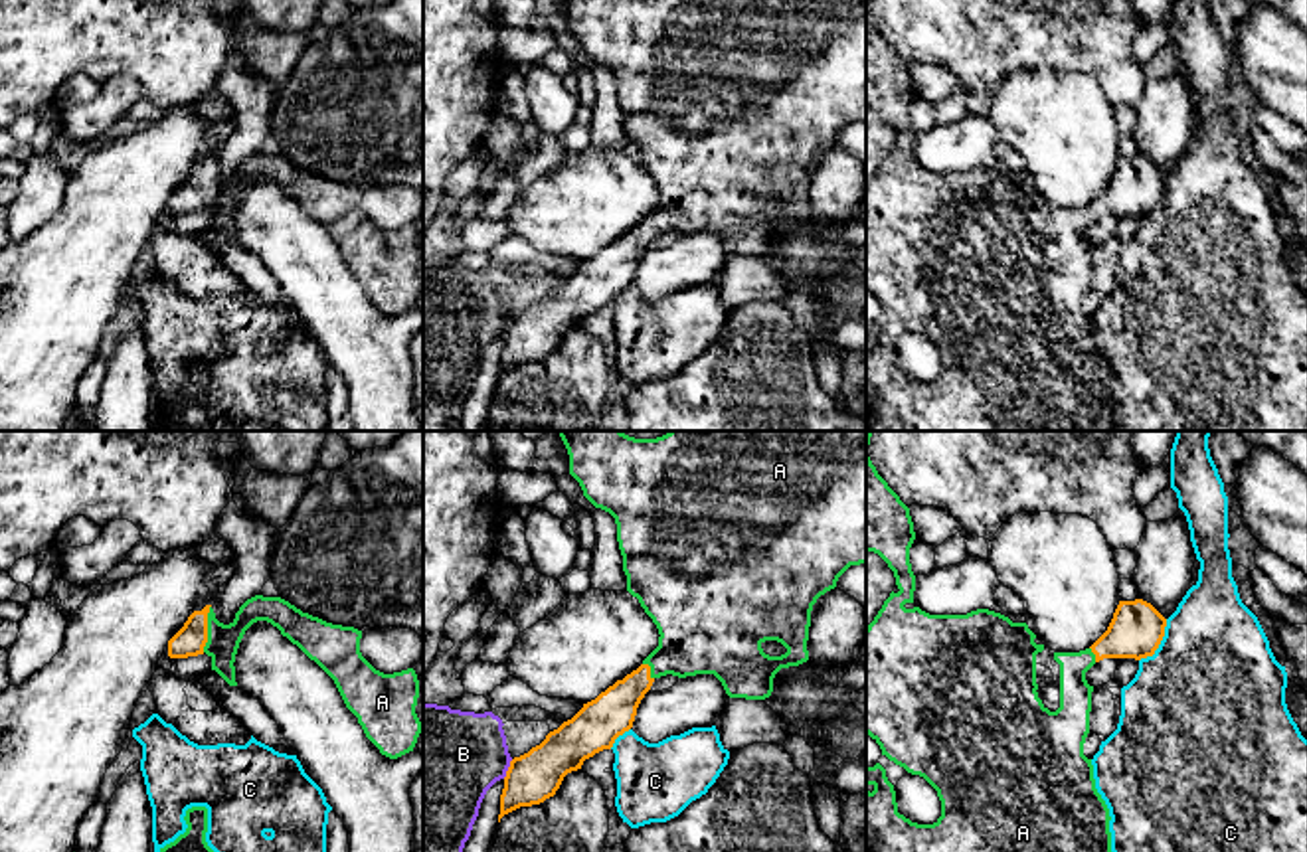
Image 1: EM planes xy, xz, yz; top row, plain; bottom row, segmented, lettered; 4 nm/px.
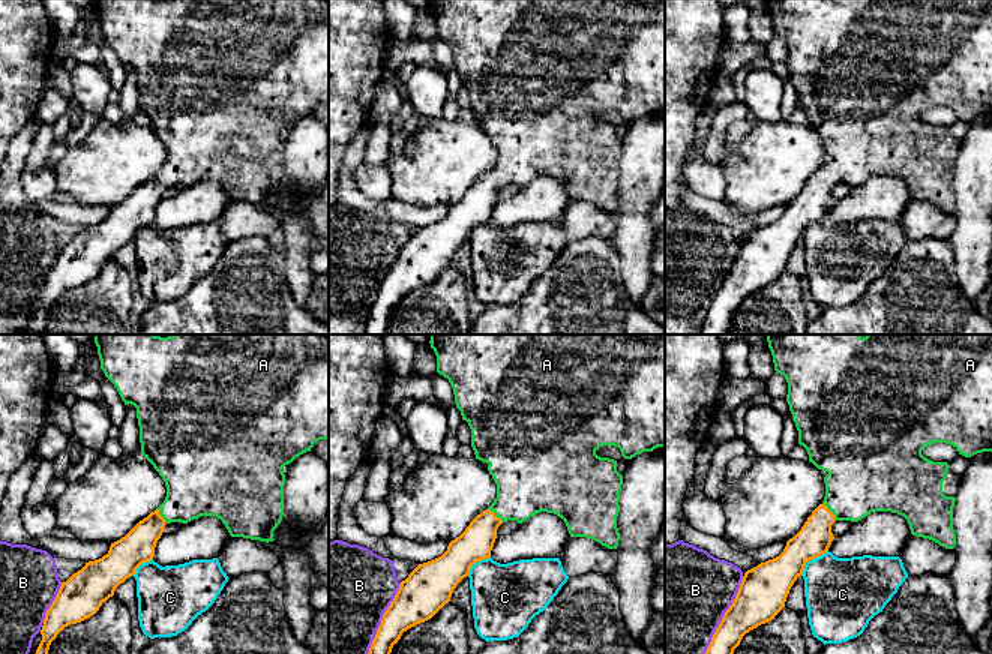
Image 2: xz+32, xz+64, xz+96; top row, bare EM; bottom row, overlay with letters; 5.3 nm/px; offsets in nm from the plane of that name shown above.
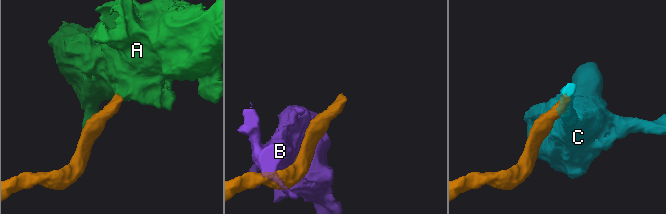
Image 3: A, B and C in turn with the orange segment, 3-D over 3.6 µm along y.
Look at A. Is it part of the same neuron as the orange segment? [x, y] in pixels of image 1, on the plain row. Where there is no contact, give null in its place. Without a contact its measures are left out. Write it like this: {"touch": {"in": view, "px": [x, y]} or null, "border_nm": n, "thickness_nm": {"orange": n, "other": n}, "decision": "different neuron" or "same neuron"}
{"touch": {"in": "xy", "px": [206, 186]}, "border_nm": 190, "thickness_nm": {"orange": 120, "other": 130}, "decision": "same neuron"}

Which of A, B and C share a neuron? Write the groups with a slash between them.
A / B / C

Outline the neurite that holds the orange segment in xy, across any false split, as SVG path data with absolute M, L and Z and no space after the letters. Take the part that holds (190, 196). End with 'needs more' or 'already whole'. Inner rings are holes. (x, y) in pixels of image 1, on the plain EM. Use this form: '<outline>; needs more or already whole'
M255 152L235 176L223 182L212 162L194 168L168 198L170 215L208 212L229 243L235 239L235 212L245 188L267 178L314 217L336 241L346 265L382 312L397 316L413 308L423 283L415 271L419 237L413 225L384 231L360 210L362 188L326 180L281 154Z; needs more

